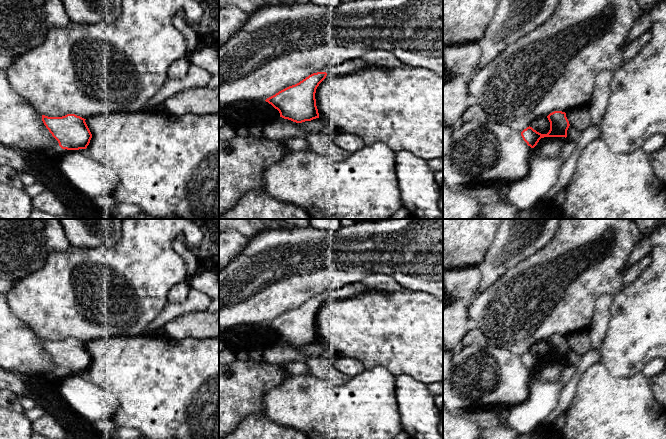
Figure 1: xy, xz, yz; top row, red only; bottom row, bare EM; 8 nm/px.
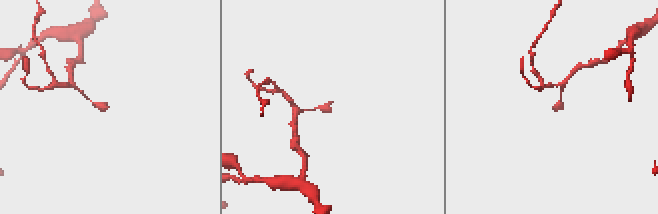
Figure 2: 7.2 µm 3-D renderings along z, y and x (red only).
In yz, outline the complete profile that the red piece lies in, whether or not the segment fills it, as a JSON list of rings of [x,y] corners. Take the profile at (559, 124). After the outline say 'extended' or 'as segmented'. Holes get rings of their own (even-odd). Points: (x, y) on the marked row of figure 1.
[[[554,111],[547,118],[550,122],[550,130],[547,134],[541,134],[530,126],[521,132],[523,140],[531,148],[534,148],[539,140],[544,137],[567,137],[567,130],[570,124],[565,112]]]; as segmented

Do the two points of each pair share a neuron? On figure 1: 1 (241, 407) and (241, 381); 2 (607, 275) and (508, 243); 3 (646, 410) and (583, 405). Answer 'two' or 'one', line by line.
1: one
2: two
3: one

